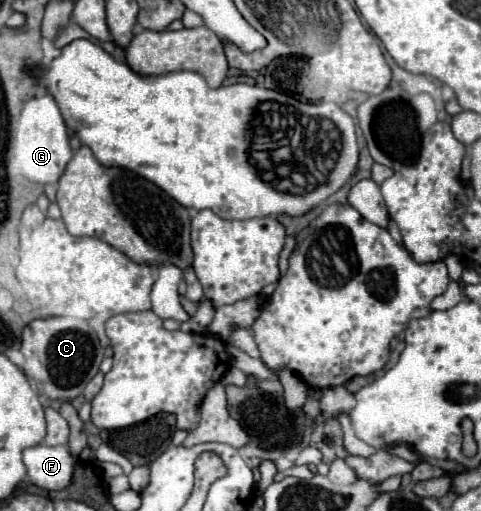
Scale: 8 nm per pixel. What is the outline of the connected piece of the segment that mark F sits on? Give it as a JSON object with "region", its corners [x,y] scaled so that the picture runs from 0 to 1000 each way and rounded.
{"region":[[[75,869],[50,881],[46,904],[58,920],[62,943],[79,955],[129,959],[150,939],[154,900],[137,873]]]}

